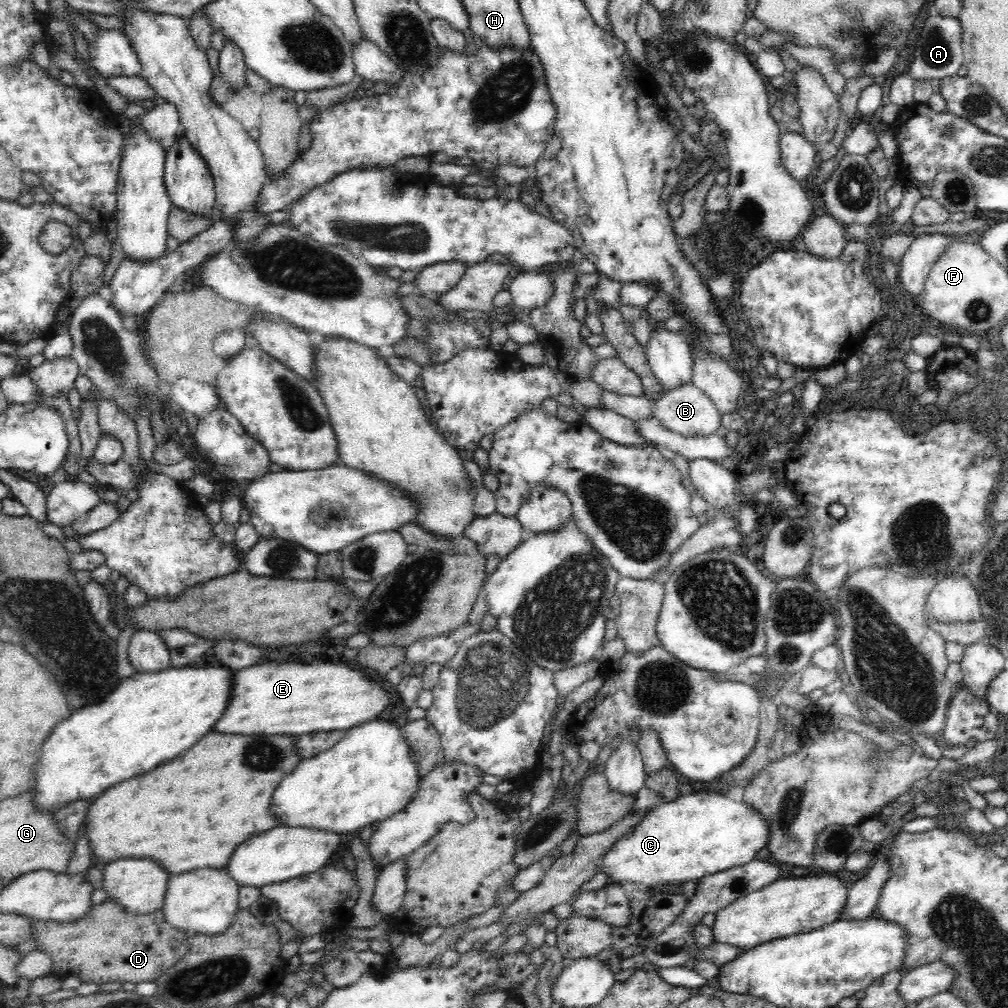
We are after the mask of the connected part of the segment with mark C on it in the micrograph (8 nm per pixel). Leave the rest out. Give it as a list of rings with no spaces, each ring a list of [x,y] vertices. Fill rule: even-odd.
[[[693,792],[692,794],[682,795],[672,802],[661,801],[655,807],[645,812],[644,816],[642,816],[642,820],[640,820],[630,832],[622,834],[622,836],[612,844],[612,848],[598,860],[598,864],[596,864],[596,873],[604,873],[607,877],[606,884],[608,885],[622,885],[623,888],[624,885],[630,883],[631,885],[636,885],[636,888],[638,885],[642,885],[645,886],[647,890],[650,890],[650,892],[658,892],[658,890],[662,890],[666,887],[682,886],[685,882],[693,882],[708,874],[716,874],[716,872],[722,872],[732,867],[742,866],[754,860],[756,852],[758,852],[760,848],[764,848],[767,843],[768,824],[764,821],[763,816],[760,815],[758,811],[754,811],[750,805],[744,802],[734,802],[734,800],[730,800],[730,798],[724,798],[724,795],[718,795],[718,793]]]

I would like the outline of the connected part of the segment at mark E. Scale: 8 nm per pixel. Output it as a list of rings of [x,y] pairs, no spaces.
[[[270,662],[270,664],[257,664],[248,666],[244,670],[232,670],[232,692],[230,692],[230,698],[228,698],[228,707],[224,708],[223,716],[214,723],[212,732],[219,732],[224,734],[237,734],[237,736],[293,736],[298,737],[300,735],[308,735],[312,732],[319,731],[349,731],[352,727],[358,726],[360,722],[366,722],[367,720],[375,719],[390,702],[392,702],[392,696],[390,692],[384,690],[384,686],[380,686],[378,682],[372,682],[372,678],[366,674],[366,672],[360,672],[358,668],[350,668],[348,664],[332,664],[332,662],[312,662],[312,664],[294,664],[294,662],[284,662],[282,668],[280,668],[280,662]]]

